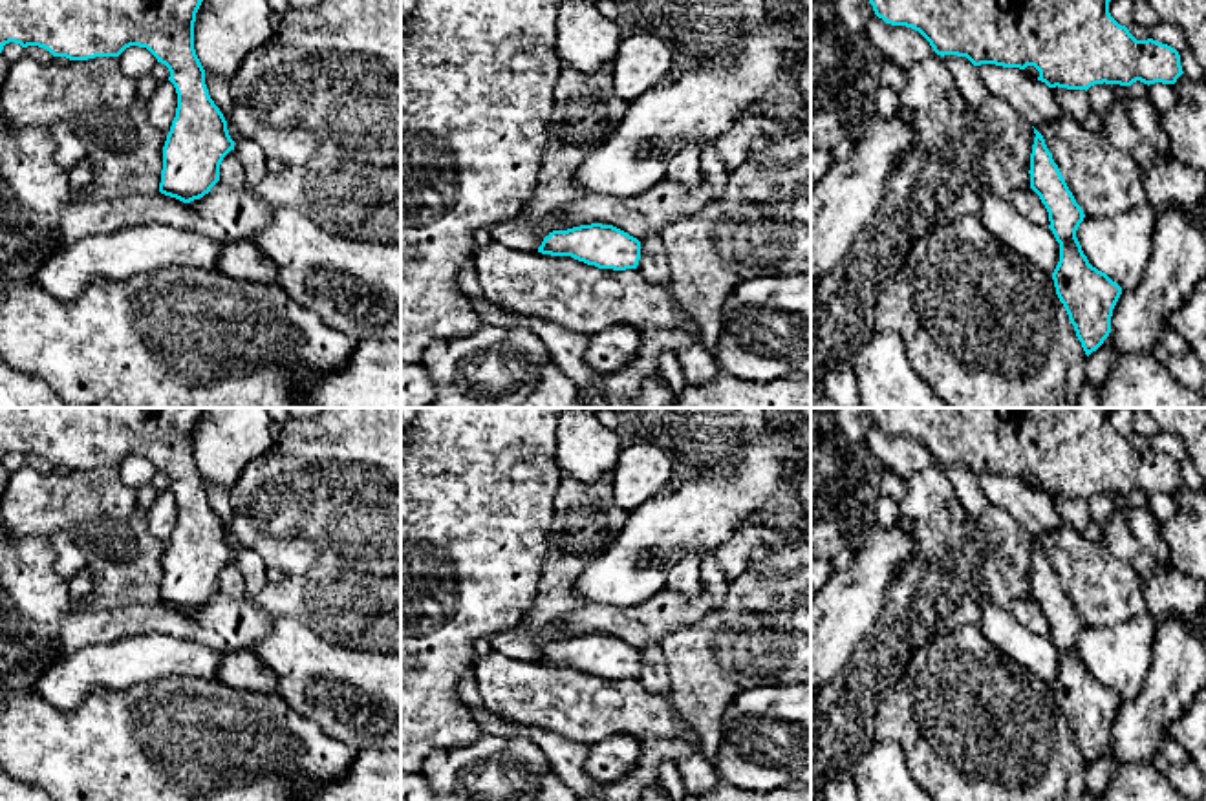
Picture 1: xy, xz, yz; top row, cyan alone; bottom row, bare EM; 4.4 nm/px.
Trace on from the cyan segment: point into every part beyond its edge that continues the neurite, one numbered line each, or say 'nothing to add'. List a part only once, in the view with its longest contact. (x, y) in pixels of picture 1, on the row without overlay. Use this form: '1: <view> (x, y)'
nothing to add

